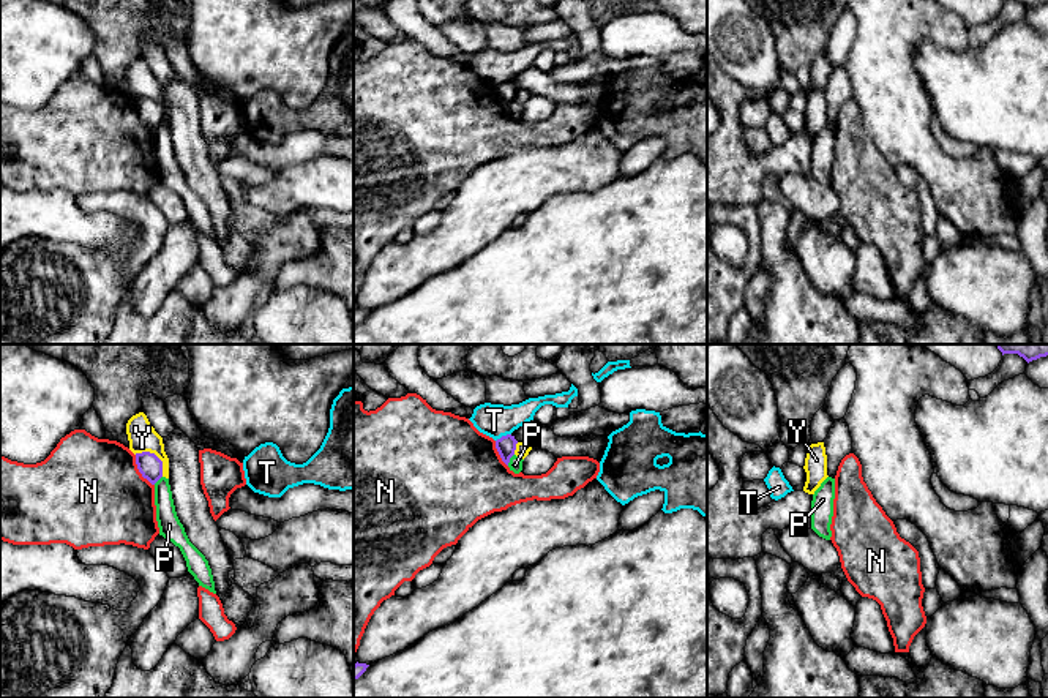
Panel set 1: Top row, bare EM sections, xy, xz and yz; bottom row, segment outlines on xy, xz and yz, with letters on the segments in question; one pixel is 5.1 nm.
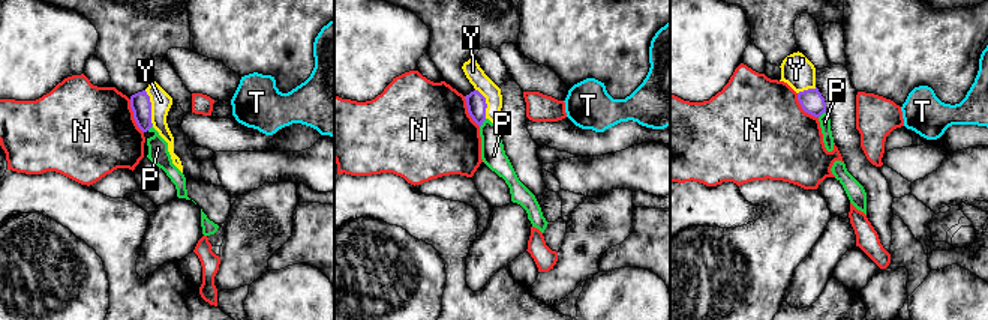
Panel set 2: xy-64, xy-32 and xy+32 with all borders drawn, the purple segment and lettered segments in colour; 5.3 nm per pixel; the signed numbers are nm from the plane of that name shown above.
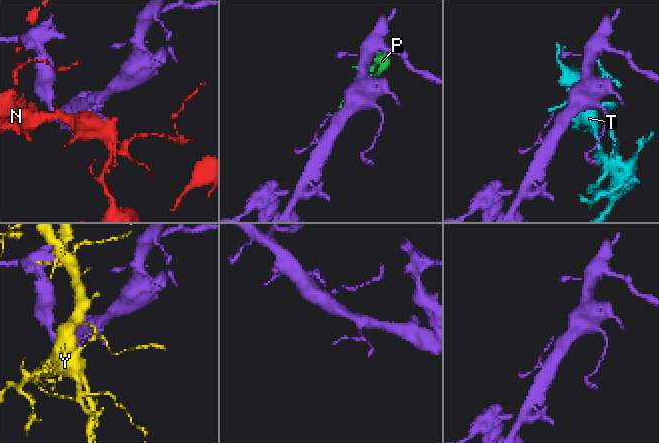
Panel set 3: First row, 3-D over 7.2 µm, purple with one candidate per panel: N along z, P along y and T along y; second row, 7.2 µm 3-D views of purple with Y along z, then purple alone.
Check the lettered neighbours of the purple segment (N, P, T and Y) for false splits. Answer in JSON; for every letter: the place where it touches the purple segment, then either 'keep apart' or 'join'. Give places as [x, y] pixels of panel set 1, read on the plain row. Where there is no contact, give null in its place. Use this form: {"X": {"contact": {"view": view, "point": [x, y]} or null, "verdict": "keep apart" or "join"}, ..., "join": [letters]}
{"N": {"contact": {"view": "xy", "point": [139, 117]}, "verdict": "keep apart"}, "P": {"contact": {"view": "xz", "point": [509, 106]}, "verdict": "keep apart"}, "T": {"contact": {"view": "xz", "point": [502, 82]}, "verdict": "keep apart"}, "Y": {"contact": {"view": "xy", "point": [155, 101]}, "verdict": "keep apart"}, "join": []}

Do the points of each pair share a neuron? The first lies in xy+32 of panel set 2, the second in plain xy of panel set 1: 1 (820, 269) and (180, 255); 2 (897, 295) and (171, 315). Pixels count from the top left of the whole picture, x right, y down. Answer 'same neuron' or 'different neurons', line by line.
1: same neuron
2: different neurons

